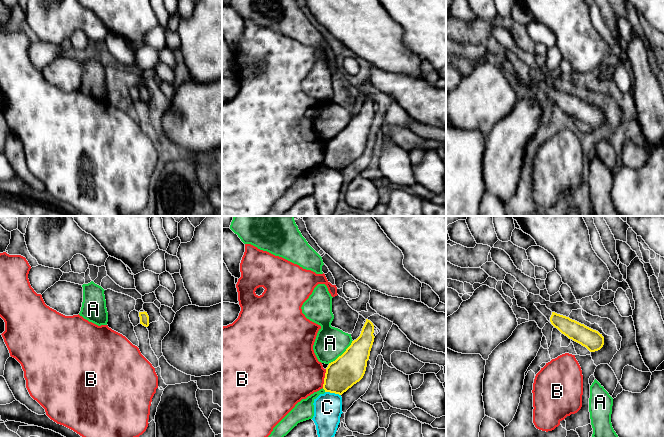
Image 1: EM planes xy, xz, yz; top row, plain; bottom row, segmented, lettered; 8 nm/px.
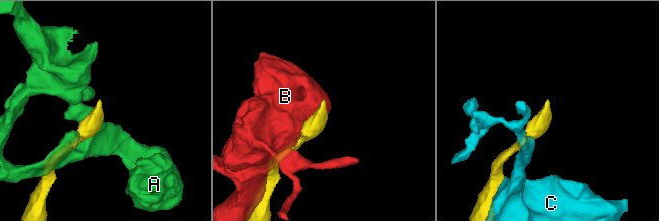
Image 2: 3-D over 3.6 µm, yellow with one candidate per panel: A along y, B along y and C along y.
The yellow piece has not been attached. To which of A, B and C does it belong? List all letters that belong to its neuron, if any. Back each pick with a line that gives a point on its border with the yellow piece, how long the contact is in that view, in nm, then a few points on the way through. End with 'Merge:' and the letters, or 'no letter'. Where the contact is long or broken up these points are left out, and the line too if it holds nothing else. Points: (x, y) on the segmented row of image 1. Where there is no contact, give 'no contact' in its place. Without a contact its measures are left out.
Merge: no letter

